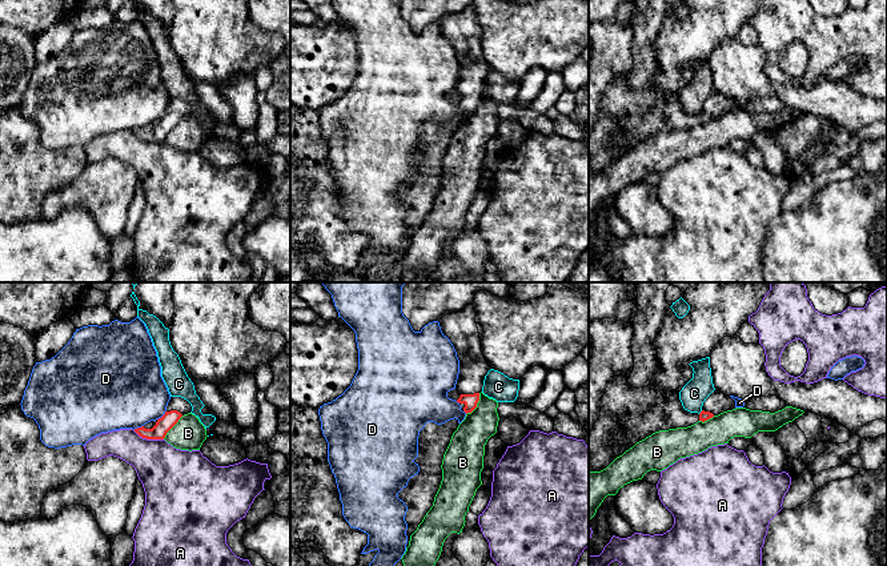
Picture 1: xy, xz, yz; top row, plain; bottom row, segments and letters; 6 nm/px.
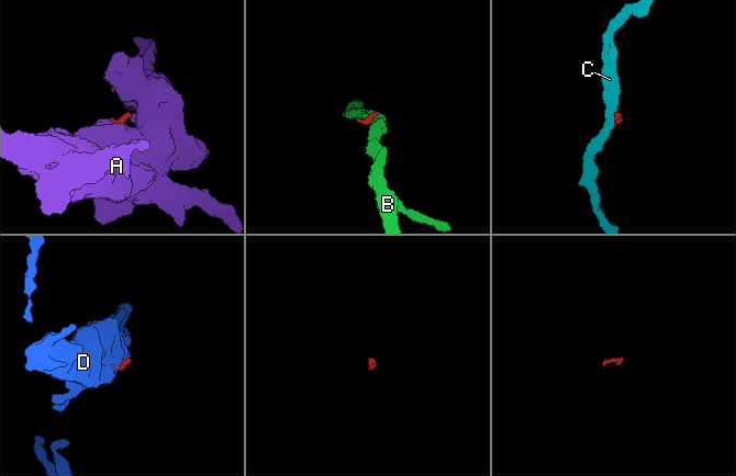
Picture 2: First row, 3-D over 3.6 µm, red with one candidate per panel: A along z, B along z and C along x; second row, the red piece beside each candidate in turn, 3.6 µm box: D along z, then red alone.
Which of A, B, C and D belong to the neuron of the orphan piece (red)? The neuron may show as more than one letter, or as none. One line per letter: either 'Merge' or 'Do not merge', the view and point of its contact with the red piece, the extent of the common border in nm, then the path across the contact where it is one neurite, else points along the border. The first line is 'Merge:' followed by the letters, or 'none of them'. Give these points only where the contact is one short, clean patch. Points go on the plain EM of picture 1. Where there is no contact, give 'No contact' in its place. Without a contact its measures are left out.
Merge: none of them
A: Do not merge. Touches red at xy (148, 140). Shared border 190 nm. Boundary: xy (133, 132), (147, 140), (163, 141)
B: Do not merge. Touches red at xz (476, 107). Shared border 160 nm. Boundary: xz (480, 95), (477, 107), (466, 116)
C: Do not merge. Touches red at yz (701, 113). Shared border 40 nm. Boundary: yz (702, 112), (698, 115)
D: Do not merge. Touches red at xy (163, 117). Shared border 80 nm. Boundary: xy (165, 112), (157, 121)

